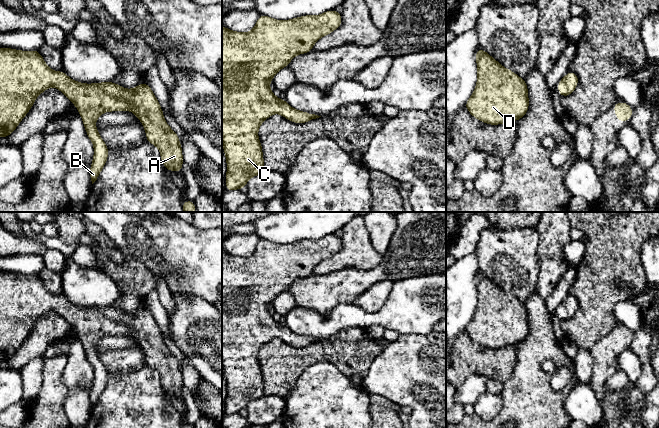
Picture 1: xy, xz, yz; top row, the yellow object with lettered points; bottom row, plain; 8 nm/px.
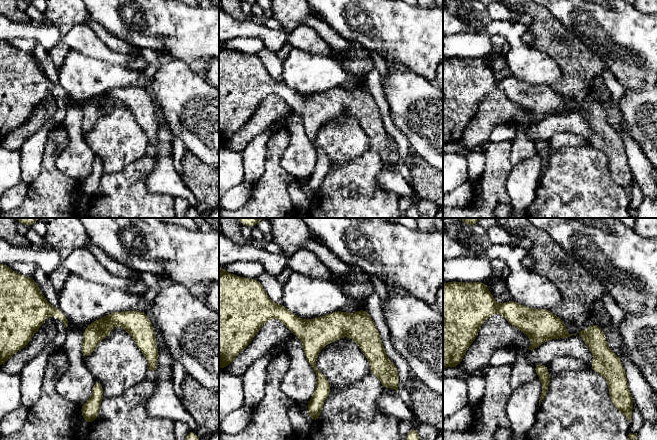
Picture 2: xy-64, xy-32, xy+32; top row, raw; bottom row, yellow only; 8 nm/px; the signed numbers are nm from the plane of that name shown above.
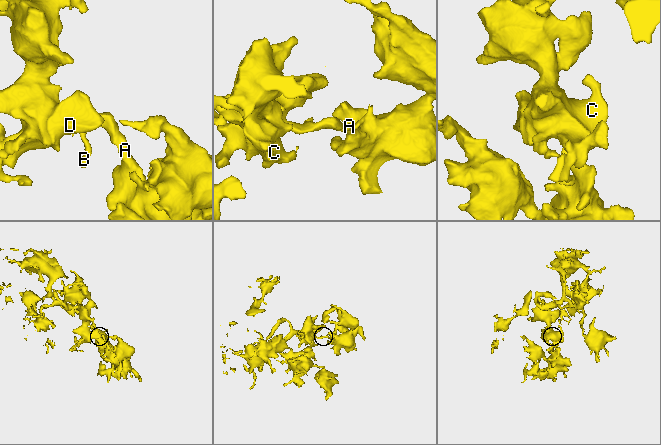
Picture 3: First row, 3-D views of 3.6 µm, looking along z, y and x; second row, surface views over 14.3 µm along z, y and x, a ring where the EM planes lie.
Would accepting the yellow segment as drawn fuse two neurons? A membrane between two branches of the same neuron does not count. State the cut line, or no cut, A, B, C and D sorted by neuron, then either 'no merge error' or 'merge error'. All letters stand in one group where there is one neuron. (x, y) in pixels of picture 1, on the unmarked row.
cut none; groups A B C D; no merge error

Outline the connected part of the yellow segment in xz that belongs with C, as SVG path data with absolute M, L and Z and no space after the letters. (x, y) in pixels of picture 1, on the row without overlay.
M331 234L319 240L305 239L287 245L260 239L249 257L231 255L222 250L222 368L227 383L227 415L242 413L251 401L265 396L262 370L257 359L265 343L274 337L294 347L306 347L321 341L291 332L285 324L273 319L269 307L295 279L310 276L317 264L339 252L341 246L341 238Z

